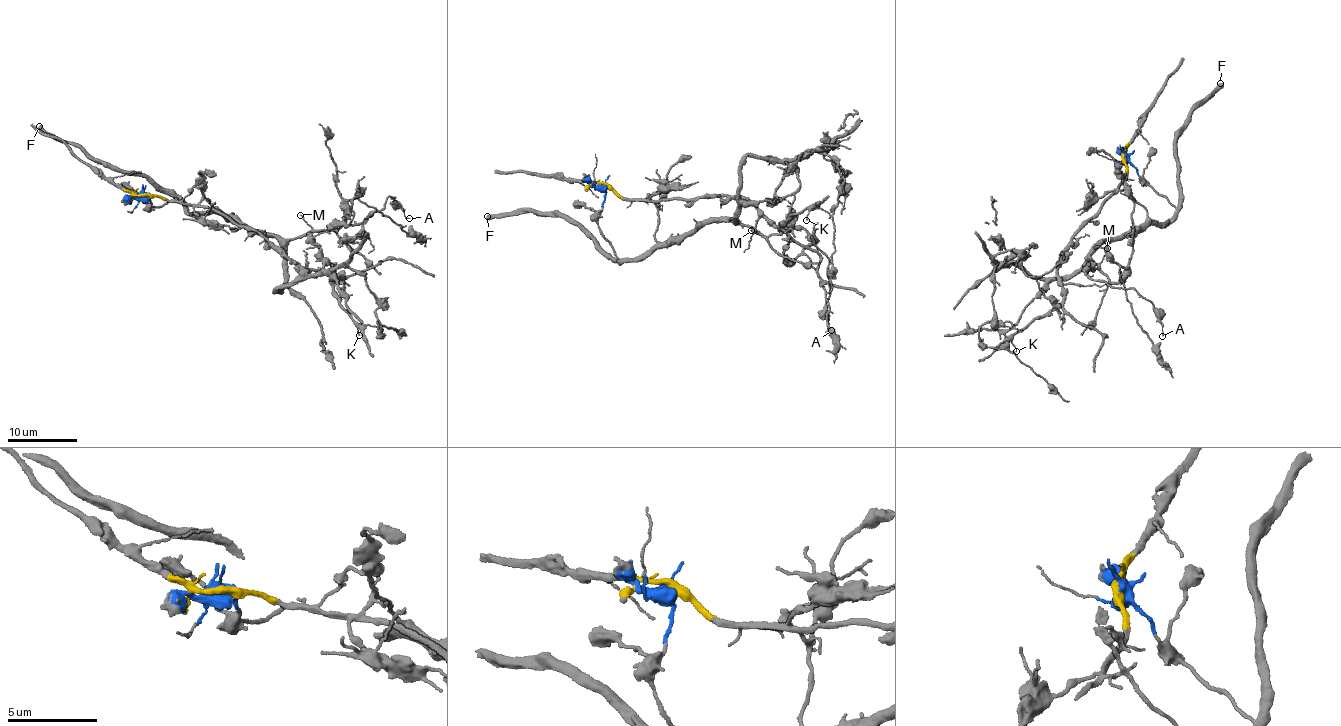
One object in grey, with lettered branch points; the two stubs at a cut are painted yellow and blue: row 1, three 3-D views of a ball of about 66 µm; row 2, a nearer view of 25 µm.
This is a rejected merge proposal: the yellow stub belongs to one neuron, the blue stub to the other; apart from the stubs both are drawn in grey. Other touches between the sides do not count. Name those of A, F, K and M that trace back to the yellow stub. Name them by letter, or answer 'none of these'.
K

